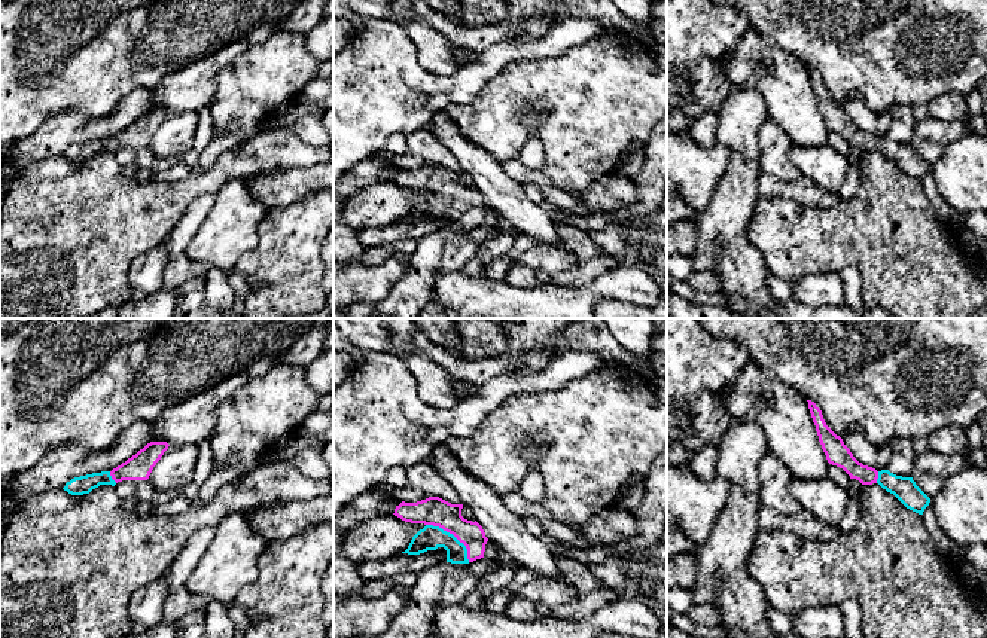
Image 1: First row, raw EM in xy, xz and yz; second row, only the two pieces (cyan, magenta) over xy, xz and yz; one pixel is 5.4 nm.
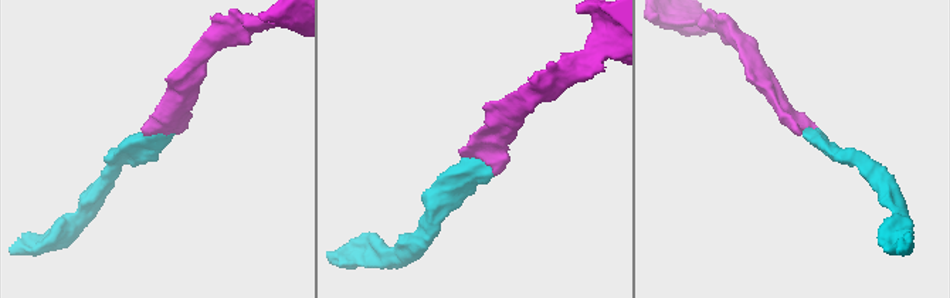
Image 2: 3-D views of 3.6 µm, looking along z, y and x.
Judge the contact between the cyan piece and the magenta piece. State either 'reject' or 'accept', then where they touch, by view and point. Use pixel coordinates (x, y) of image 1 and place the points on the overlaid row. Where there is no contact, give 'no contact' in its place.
accept | xz (451, 534)

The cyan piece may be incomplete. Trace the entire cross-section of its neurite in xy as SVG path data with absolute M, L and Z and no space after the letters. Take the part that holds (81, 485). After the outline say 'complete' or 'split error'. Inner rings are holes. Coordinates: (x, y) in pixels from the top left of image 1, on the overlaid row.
M150 442L112 471L101 471L74 477L67 482L63 489L71 495L83 495L89 494L100 485L115 486L122 480L147 480L153 467L161 460L168 446L170 445L167 442Z | split error

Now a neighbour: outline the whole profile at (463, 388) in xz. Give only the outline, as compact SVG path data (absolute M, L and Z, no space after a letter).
M451 376L451 378L454 382L454 388L456 388L459 400L463 400L463 399L472 396L478 390L478 385L472 384L470 381L466 381L461 378L454 378L454 376Z

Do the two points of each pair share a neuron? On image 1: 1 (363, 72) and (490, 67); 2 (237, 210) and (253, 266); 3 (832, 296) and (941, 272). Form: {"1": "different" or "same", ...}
{"1": "same", "2": "different", "3": "different"}

